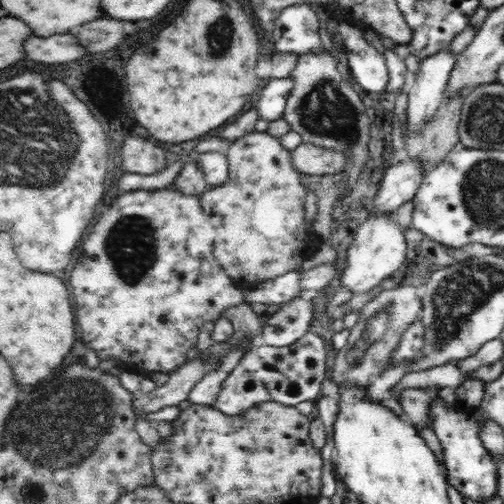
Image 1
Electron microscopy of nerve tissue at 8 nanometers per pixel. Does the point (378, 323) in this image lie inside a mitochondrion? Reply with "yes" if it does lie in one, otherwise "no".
yes

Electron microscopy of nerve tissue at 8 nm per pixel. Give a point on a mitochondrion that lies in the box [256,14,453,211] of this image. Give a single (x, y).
(326, 112)

